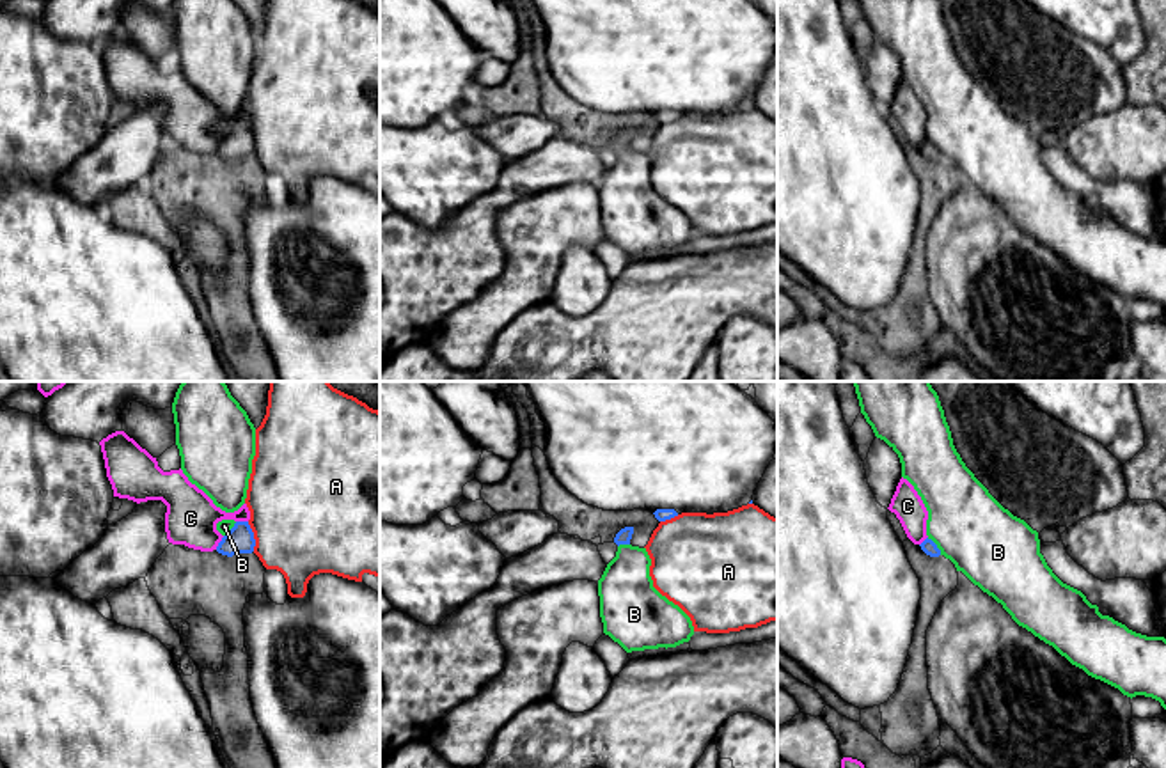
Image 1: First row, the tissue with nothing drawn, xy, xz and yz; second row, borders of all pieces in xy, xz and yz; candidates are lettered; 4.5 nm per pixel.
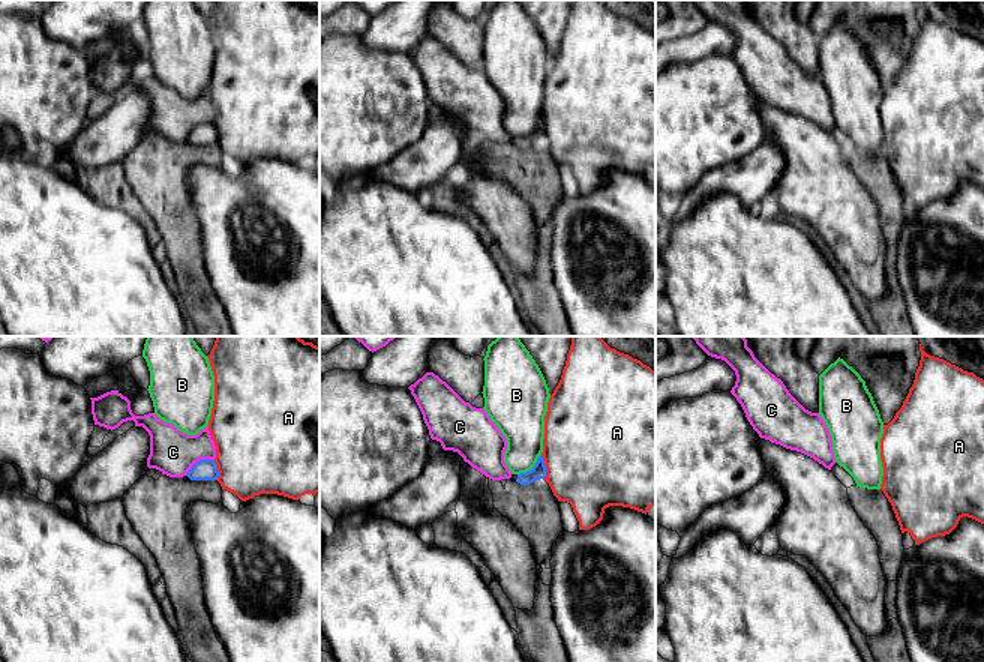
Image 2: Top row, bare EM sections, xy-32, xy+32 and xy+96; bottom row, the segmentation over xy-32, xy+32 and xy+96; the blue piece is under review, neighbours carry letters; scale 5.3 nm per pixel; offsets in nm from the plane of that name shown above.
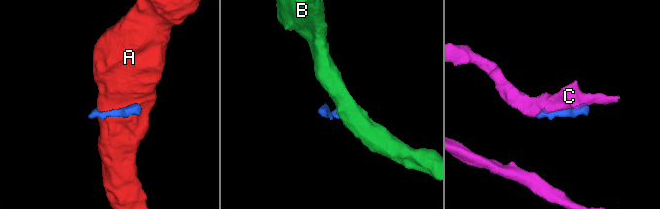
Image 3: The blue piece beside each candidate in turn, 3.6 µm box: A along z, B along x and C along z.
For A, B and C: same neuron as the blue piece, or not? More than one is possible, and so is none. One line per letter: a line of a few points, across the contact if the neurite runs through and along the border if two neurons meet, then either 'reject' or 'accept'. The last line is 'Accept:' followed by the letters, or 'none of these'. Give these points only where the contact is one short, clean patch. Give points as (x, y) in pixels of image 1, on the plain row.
A: reject
B: line yz (927, 141), (941, 156); reject
C: reject
Accept: none of these

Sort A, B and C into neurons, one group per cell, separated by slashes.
A / B / C

